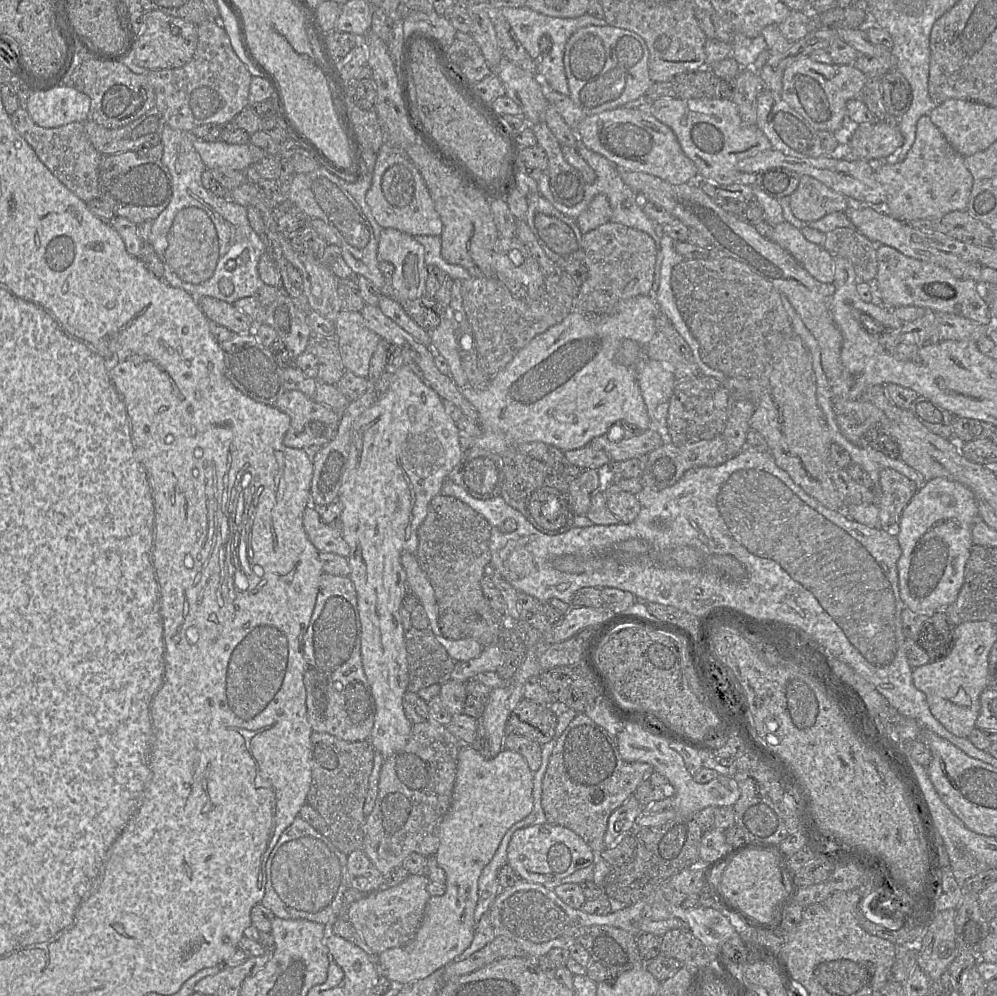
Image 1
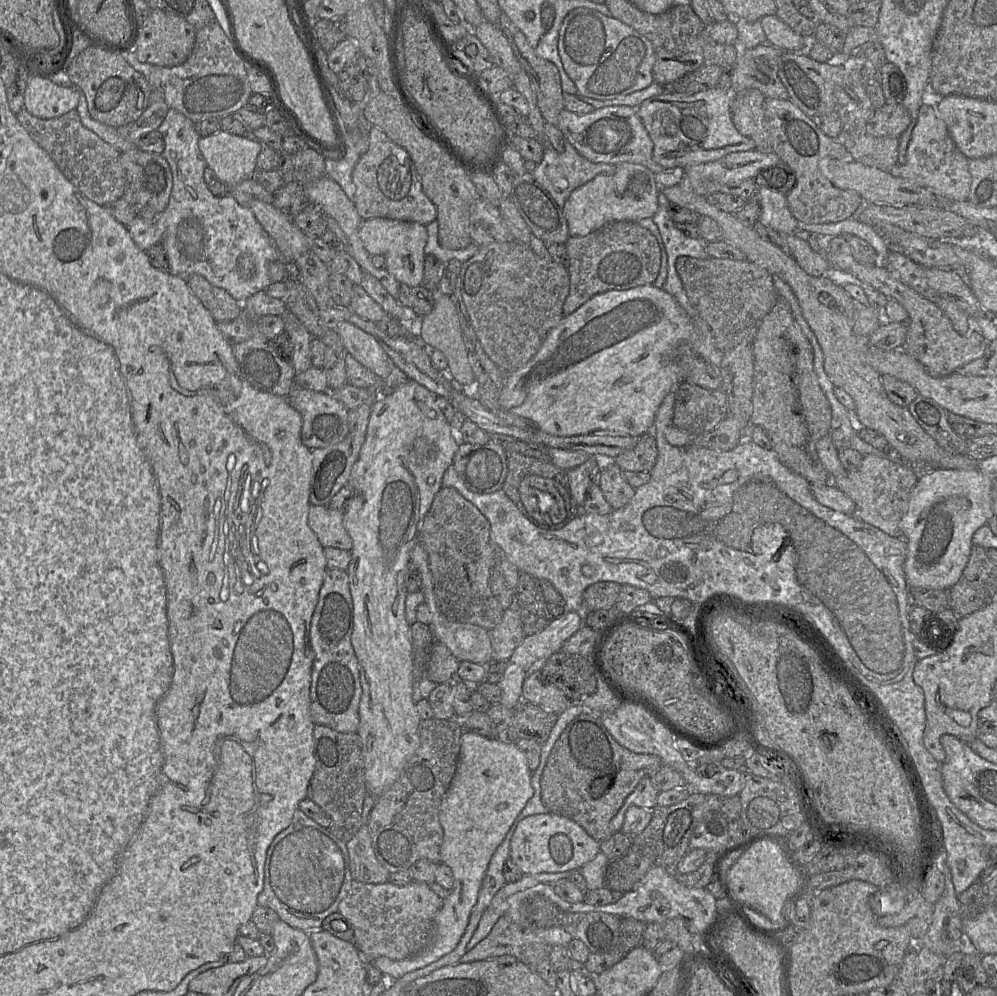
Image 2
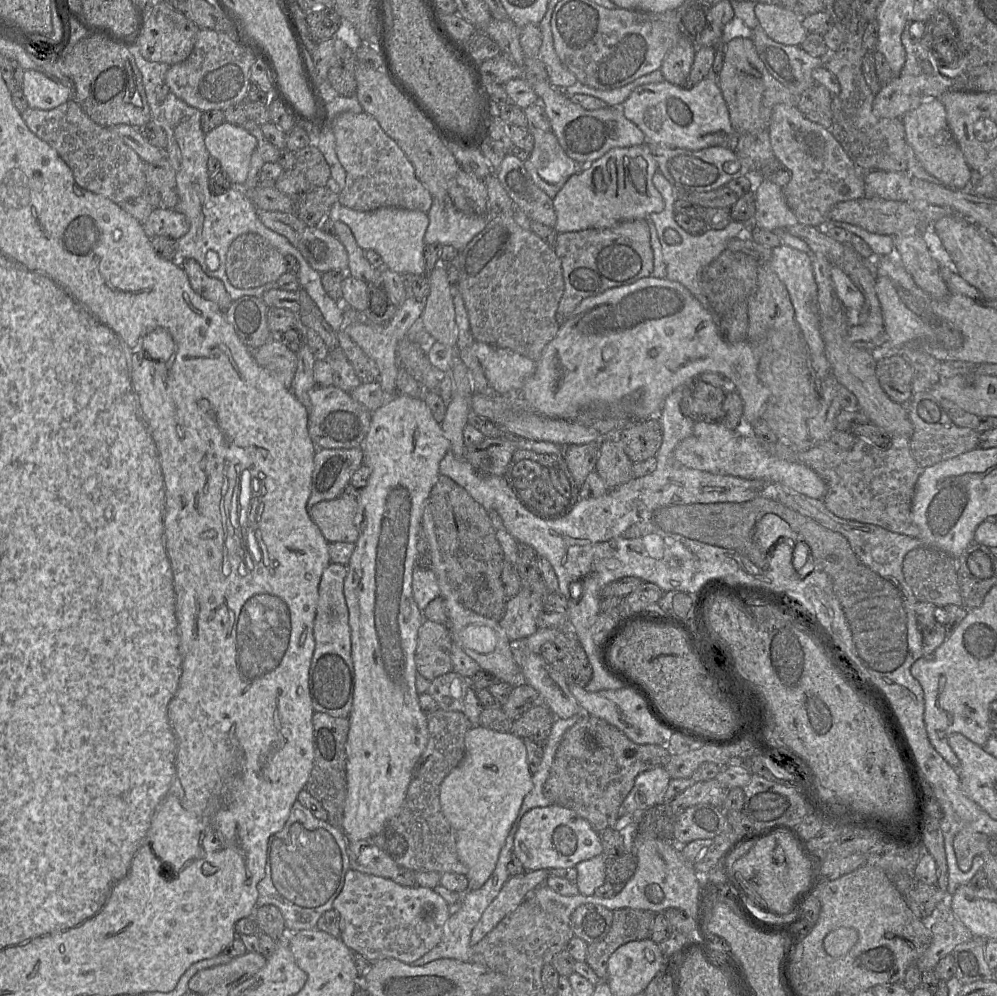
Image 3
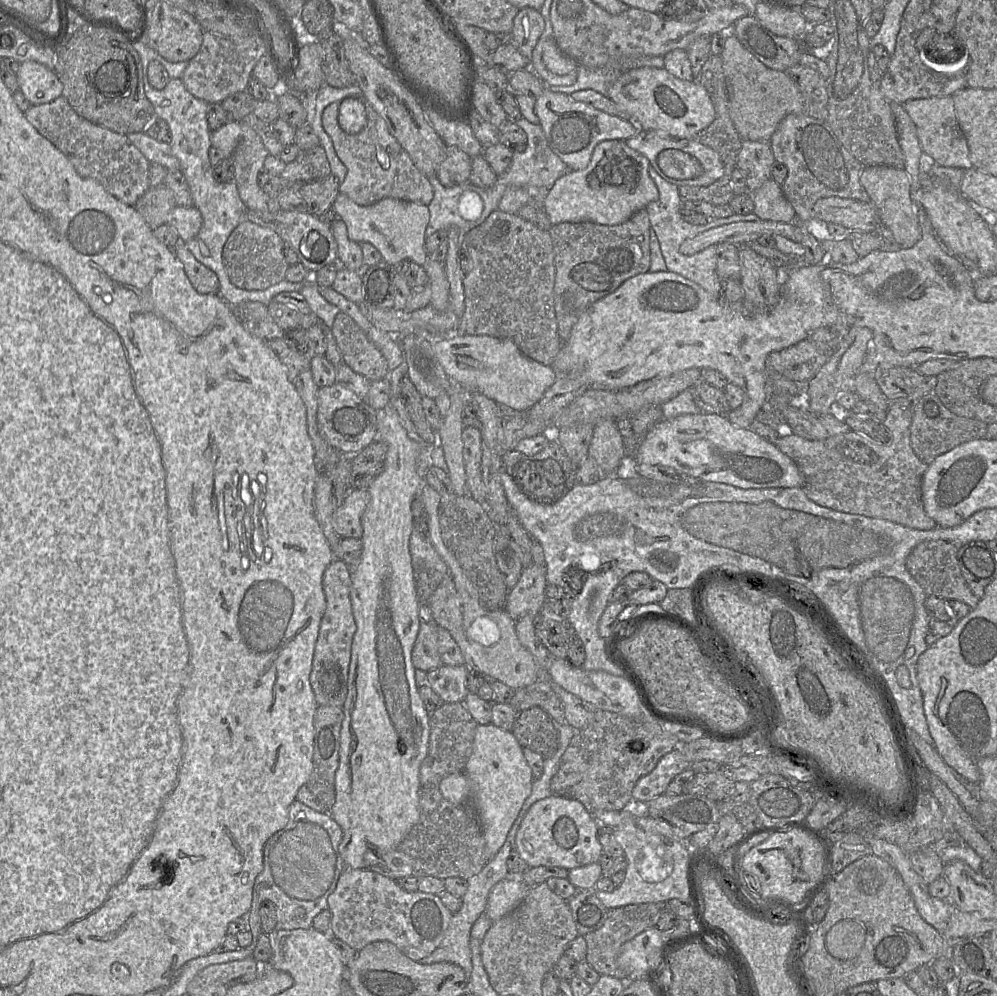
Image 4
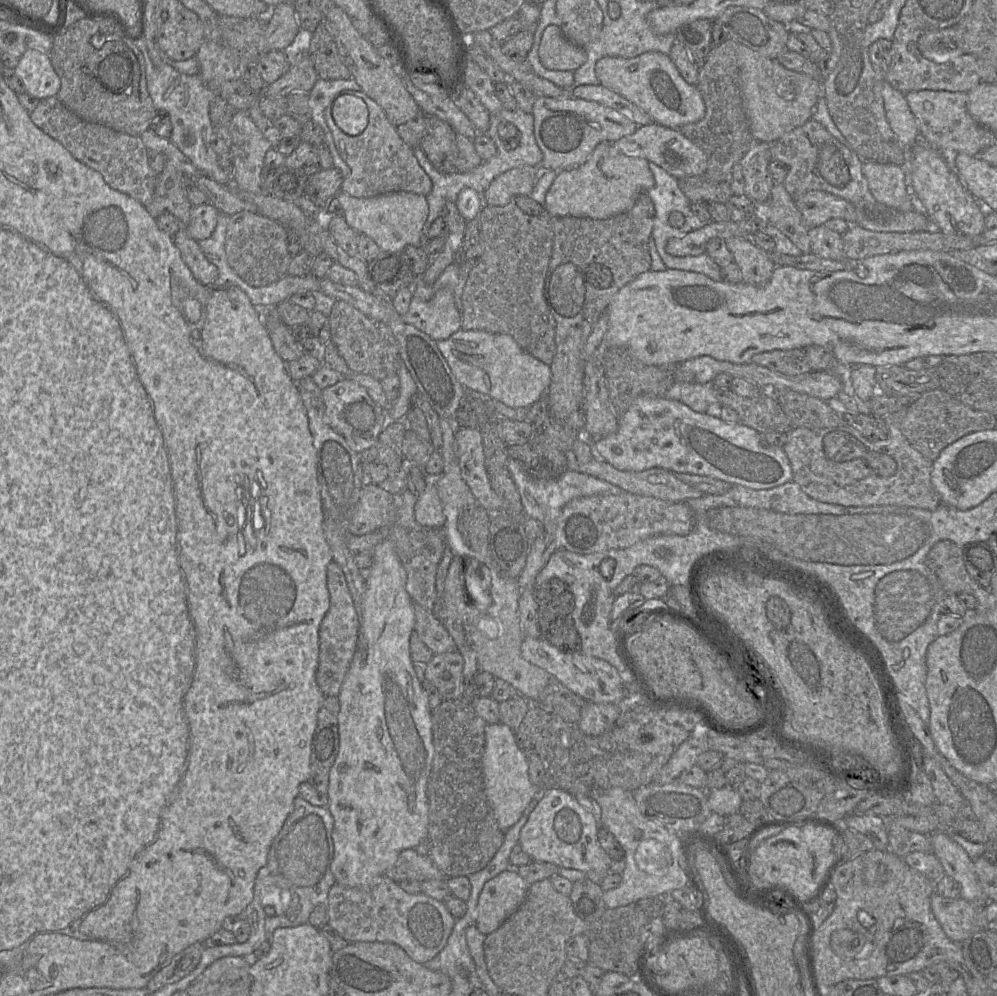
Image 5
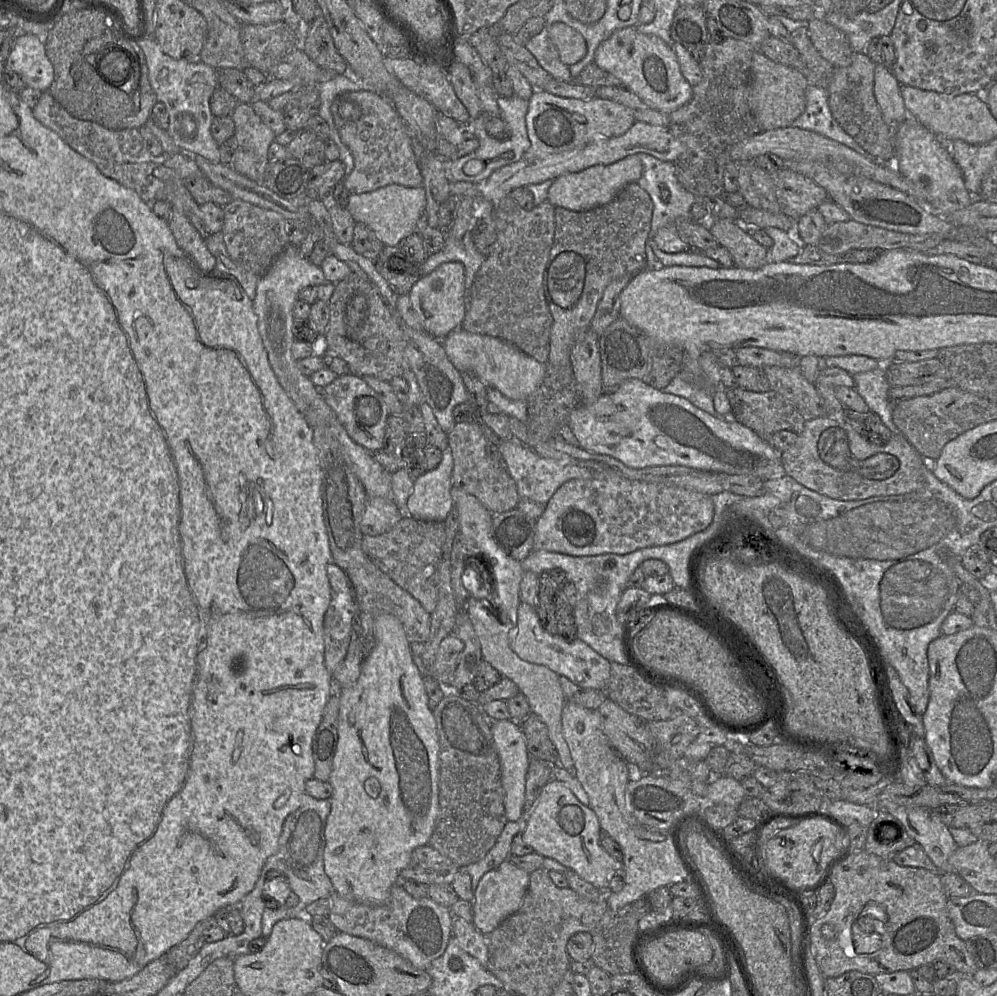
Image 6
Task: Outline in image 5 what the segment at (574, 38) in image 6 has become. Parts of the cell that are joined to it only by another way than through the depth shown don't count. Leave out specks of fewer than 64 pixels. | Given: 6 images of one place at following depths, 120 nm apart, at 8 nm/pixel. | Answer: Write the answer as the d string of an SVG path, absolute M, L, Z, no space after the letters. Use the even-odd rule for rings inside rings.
M557 25L545 29L538 54L542 65L553 71L575 71L587 60L585 49L570 42Z

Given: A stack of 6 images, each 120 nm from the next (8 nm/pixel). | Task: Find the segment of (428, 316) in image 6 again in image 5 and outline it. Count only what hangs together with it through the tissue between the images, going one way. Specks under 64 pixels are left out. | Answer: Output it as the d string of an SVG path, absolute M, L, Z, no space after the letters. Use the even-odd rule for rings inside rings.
M450 288L436 290L429 300L423 300L413 295L408 312L400 315L402 321L413 325L417 329L429 335L435 341L448 339L461 329L461 312L455 305L454 292Z

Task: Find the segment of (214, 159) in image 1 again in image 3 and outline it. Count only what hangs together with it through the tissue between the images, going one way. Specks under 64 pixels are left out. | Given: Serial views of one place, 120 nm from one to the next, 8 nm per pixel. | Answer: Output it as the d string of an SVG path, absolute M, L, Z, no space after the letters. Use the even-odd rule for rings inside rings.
M224 122L204 136L209 155L221 164L232 185L242 187L247 179L257 139L242 126Z

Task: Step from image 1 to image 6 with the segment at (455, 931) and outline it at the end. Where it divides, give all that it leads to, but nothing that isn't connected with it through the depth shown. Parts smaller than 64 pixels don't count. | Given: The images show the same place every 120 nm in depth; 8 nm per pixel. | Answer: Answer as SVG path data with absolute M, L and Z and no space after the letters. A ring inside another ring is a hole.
M511 719L491 722L500 761L504 809L508 821L517 821L522 815L525 779L530 761L520 723Z

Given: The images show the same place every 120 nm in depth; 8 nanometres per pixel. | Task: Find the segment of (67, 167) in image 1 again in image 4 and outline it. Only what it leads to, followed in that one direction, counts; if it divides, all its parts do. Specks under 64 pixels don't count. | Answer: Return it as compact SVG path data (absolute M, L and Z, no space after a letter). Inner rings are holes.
M64 96L48 103L31 105L25 112L25 117L69 159L82 177L96 180L123 203L135 205L149 189L150 162L128 140L127 135L116 133L79 116Z

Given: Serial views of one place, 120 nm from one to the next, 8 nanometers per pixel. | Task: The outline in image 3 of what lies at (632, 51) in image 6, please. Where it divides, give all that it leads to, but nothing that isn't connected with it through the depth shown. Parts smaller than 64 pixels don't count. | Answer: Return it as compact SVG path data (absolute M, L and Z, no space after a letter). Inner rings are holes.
M714 76L704 78L691 88L666 80L638 86L620 108L625 117L644 133L649 144L692 151L721 146L736 151L739 135L731 124L726 102Z

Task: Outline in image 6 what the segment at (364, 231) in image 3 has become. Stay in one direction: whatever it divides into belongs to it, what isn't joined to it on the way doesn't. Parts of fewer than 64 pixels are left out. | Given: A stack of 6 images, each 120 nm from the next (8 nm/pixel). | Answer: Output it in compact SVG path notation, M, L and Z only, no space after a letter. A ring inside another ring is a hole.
M398 184L387 185L371 192L350 194L346 206L354 221L364 223L385 246L398 246L403 238L416 232L417 222L425 207L426 196L423 186L411 188Z

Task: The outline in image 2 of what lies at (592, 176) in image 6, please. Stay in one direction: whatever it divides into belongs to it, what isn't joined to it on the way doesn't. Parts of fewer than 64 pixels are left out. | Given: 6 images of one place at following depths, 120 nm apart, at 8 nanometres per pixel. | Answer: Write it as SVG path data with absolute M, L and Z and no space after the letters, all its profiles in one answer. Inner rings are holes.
M624 162L616 166L613 174L599 174L573 190L562 212L567 219L570 236L585 236L608 223L652 218L658 209L656 174L641 164Z

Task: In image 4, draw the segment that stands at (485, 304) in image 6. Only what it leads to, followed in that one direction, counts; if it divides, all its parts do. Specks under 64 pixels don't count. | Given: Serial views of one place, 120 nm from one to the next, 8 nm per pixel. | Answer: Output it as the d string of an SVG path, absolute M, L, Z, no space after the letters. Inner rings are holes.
M494 210L486 220L468 232L471 269L464 276L465 312L459 331L469 335L488 335L511 339L527 357L551 366L563 344L558 335L554 308L556 277L553 240L544 231L519 214Z

